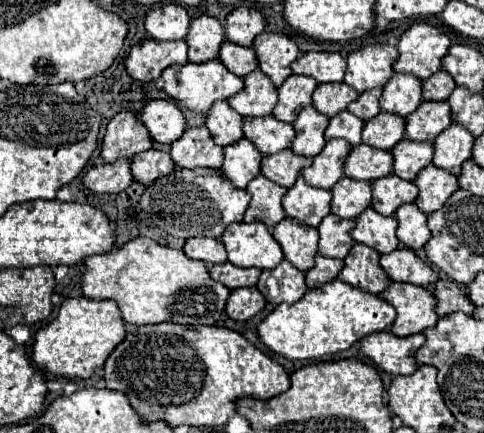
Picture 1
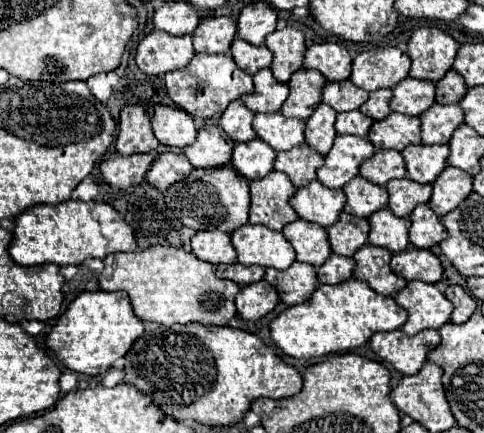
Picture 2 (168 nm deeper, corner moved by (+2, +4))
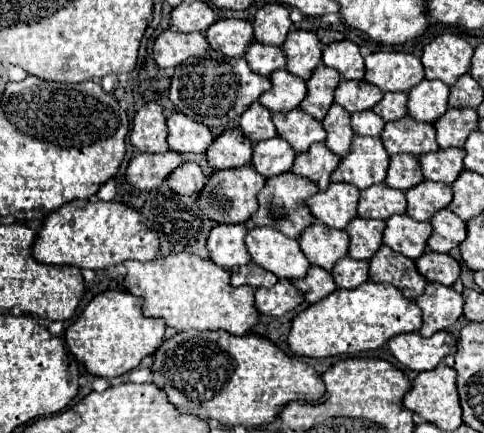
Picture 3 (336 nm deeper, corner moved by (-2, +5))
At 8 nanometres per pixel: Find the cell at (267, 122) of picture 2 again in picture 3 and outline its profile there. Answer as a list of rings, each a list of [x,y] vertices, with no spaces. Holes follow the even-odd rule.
[[[300,107],[286,113],[276,113],[272,119],[278,129],[278,135],[286,139],[298,153],[308,151],[312,143],[324,141],[326,137],[322,123],[304,113]]]

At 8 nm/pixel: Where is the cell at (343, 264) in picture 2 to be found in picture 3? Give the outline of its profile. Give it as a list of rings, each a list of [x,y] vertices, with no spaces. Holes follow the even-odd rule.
[[[344,257],[332,269],[332,277],[338,287],[352,289],[368,281],[368,261],[358,261],[352,257]]]

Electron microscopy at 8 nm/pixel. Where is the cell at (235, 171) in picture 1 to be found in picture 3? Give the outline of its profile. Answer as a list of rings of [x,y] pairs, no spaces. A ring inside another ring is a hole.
[[[274,137],[254,145],[252,165],[260,175],[268,179],[290,171],[294,157],[296,157],[296,151],[292,149],[292,145],[288,145],[282,137]]]

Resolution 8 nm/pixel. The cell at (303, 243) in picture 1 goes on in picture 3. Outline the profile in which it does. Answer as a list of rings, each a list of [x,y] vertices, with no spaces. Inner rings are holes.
[[[314,223],[304,229],[298,243],[312,265],[332,271],[336,261],[348,255],[350,237],[346,231],[332,229],[324,223]]]

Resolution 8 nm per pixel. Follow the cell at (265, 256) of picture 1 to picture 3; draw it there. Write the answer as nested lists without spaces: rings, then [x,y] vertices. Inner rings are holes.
[[[252,227],[246,235],[252,263],[272,271],[278,279],[306,277],[310,267],[296,239],[288,239],[272,227]]]

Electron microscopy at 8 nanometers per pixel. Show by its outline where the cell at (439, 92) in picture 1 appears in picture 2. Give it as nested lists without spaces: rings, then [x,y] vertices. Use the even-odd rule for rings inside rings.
[[[448,70],[446,76],[436,84],[436,102],[438,104],[456,104],[466,94],[466,84],[460,74]]]

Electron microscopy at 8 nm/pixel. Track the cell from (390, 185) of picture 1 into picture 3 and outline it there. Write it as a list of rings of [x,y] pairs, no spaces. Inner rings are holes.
[[[422,181],[406,191],[408,215],[416,221],[430,221],[432,215],[452,203],[452,189],[446,183]]]

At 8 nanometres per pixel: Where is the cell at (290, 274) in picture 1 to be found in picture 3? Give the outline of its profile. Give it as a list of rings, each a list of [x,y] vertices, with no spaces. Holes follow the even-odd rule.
[[[310,267],[308,275],[304,279],[296,279],[292,283],[304,293],[308,303],[316,303],[316,301],[328,297],[336,289],[332,273],[326,269],[320,269],[320,267]]]

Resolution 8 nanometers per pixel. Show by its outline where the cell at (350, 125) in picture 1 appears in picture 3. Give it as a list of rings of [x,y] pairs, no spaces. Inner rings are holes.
[[[360,111],[352,115],[352,129],[356,135],[380,135],[386,121],[382,121],[374,111]]]

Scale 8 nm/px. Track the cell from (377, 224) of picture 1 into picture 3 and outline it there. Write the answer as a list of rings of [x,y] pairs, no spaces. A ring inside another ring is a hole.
[[[392,215],[386,221],[384,245],[410,259],[420,259],[426,249],[426,241],[432,235],[430,223],[418,223],[408,215]]]

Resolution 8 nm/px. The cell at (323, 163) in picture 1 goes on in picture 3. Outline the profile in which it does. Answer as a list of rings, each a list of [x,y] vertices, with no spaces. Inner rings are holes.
[[[354,137],[352,149],[342,157],[338,169],[332,173],[334,183],[350,183],[358,189],[384,183],[390,165],[390,155],[380,137]]]

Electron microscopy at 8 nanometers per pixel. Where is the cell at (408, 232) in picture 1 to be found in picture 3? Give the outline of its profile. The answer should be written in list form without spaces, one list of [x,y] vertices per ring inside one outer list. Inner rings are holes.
[[[442,209],[432,217],[432,235],[428,239],[428,247],[438,253],[450,253],[450,249],[458,247],[466,239],[466,221],[462,221],[450,209]]]

